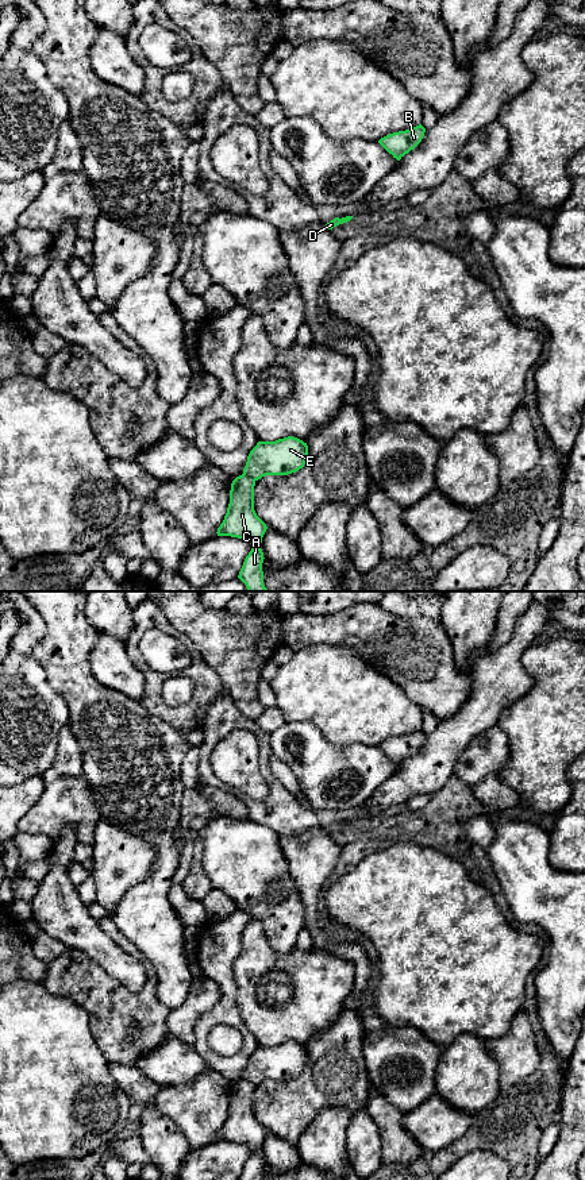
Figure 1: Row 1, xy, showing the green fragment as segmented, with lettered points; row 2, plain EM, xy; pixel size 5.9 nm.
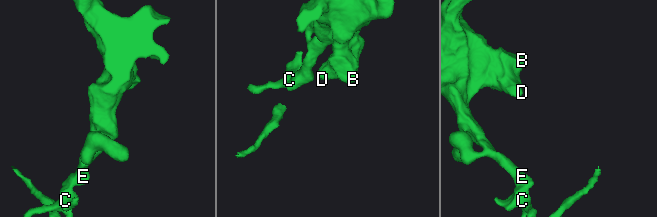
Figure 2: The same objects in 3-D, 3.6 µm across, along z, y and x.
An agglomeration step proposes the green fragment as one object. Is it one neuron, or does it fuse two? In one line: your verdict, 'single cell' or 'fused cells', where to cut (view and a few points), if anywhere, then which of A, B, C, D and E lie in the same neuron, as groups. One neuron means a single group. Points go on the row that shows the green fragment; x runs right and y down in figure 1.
fused cells; cut xy (243, 473), (254, 481); groups A C / B D E

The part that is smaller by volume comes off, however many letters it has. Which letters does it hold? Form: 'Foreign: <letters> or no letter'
Foreign: A, C

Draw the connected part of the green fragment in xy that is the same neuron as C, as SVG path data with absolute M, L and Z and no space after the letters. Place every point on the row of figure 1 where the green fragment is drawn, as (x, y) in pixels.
M245 474L232 481L227 513L216 533L218 536L246 539L253 544L238 578L249 591L269 591L263 585L262 563L265 558L261 549L268 527L254 510L254 486L255 481Z

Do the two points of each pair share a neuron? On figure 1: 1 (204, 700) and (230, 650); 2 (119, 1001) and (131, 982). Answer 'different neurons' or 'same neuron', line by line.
1: different neurons
2: different neurons

